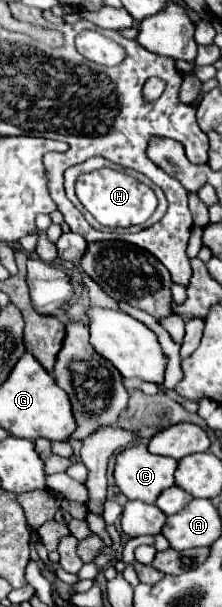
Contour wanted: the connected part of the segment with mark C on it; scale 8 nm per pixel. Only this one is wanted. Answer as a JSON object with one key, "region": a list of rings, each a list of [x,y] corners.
{"region":[[[136,444],[136,446],[126,448],[126,450],[122,450],[118,454],[114,478],[116,478],[116,486],[120,488],[120,492],[128,500],[142,500],[146,504],[154,504],[162,490],[174,486],[174,472],[176,472],[176,468],[178,468],[178,462],[174,458],[150,454],[146,444]]]}

